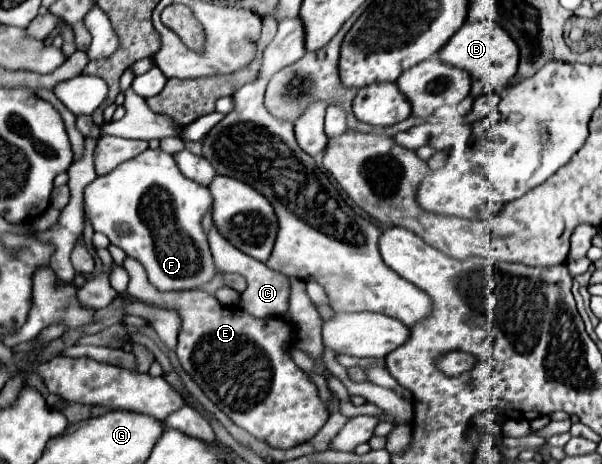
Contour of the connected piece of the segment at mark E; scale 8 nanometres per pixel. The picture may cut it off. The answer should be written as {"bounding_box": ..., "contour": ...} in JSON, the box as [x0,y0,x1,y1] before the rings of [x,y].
{"bounding_box":[123,256,329,448],"contour":[[[127,256],[123,266],[129,272],[127,292],[133,298],[179,312],[183,324],[179,330],[177,358],[183,370],[237,426],[271,448],[299,446],[321,430],[329,412],[317,386],[283,350],[293,338],[293,326],[285,318],[257,320],[247,316],[247,312],[221,306],[215,296],[201,290],[163,294],[147,280],[147,272],[139,260]]]}

